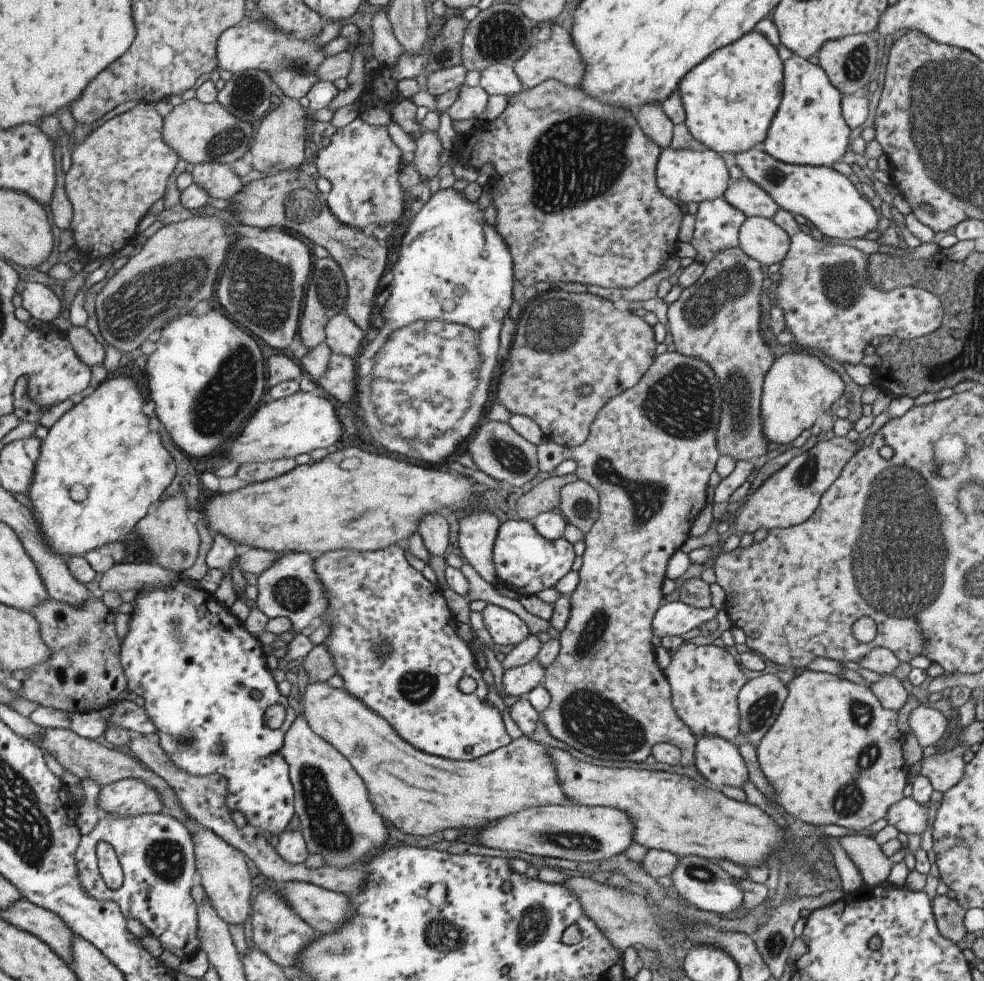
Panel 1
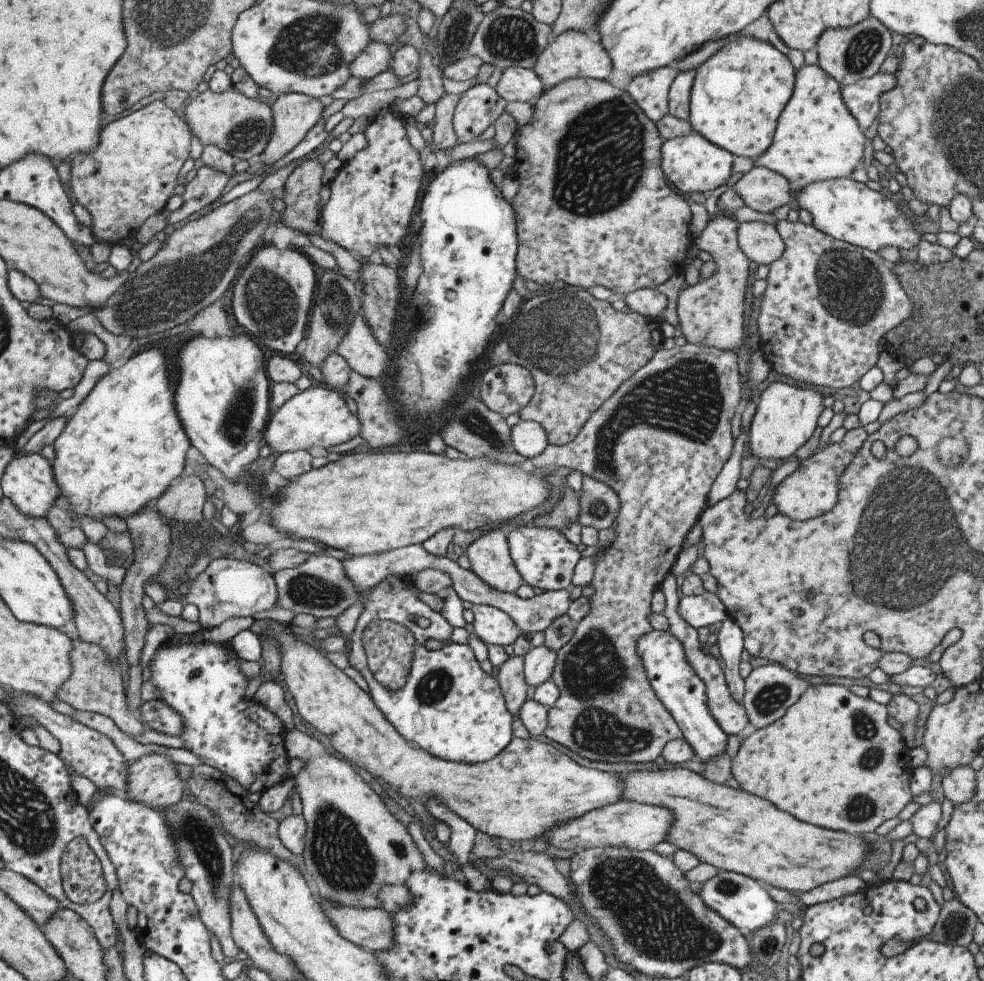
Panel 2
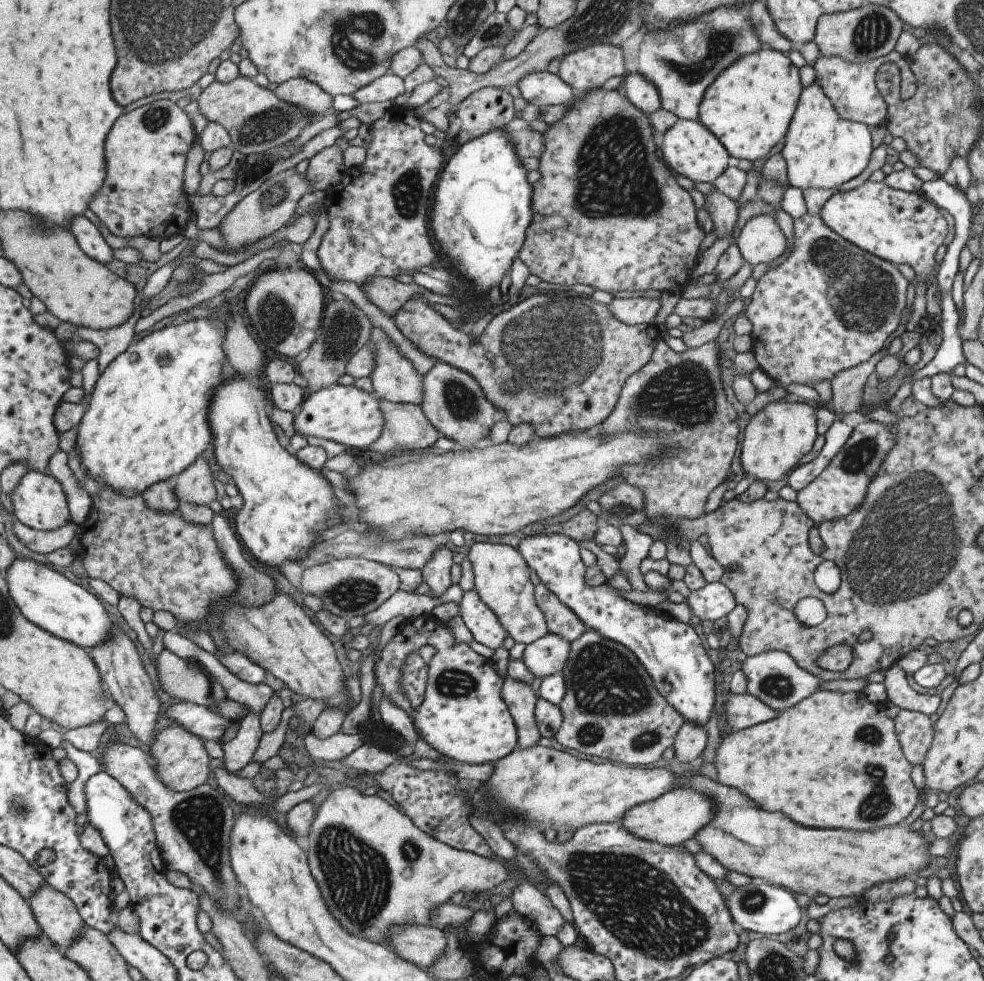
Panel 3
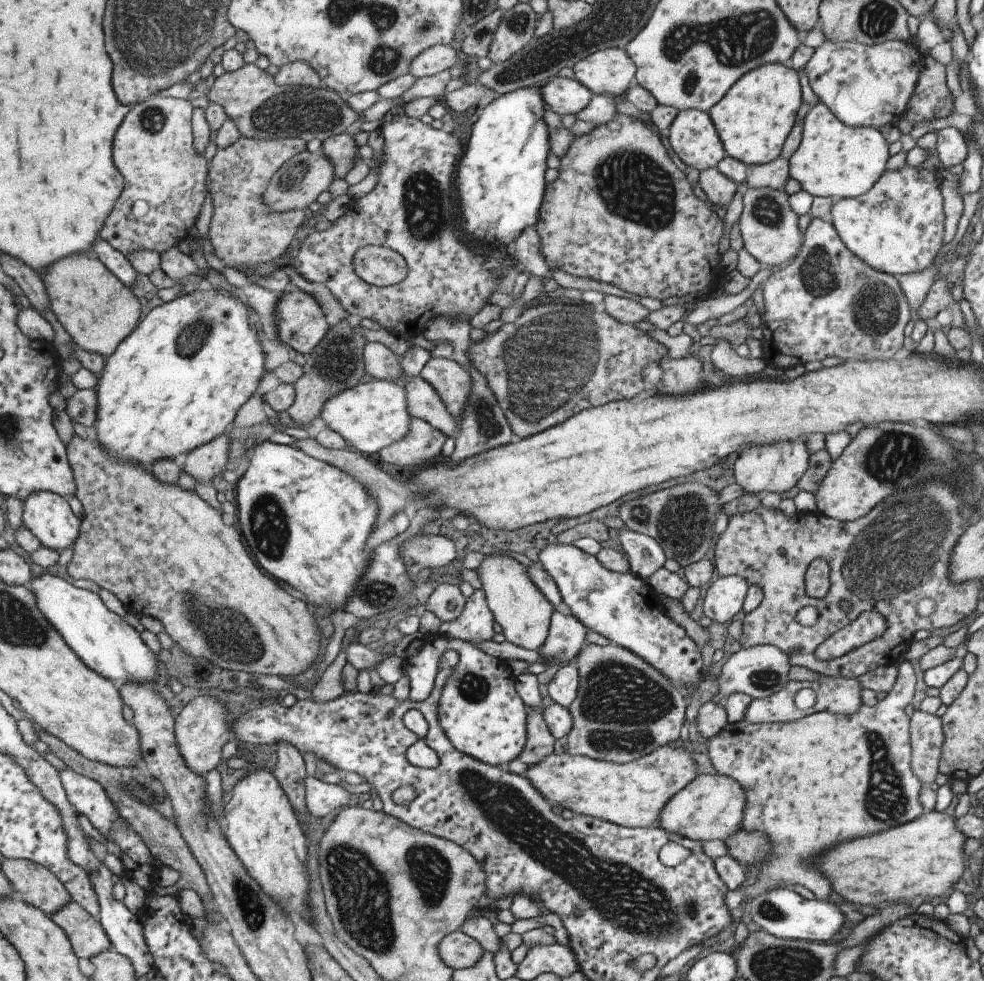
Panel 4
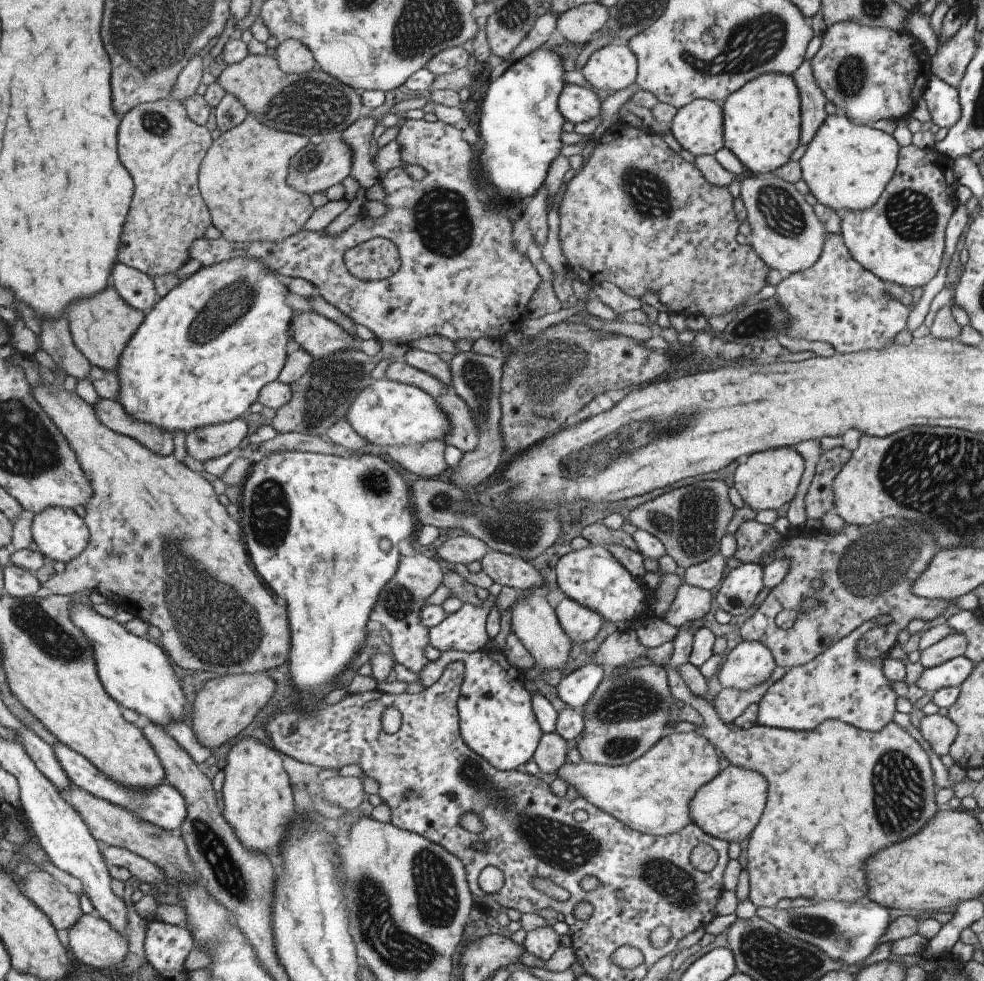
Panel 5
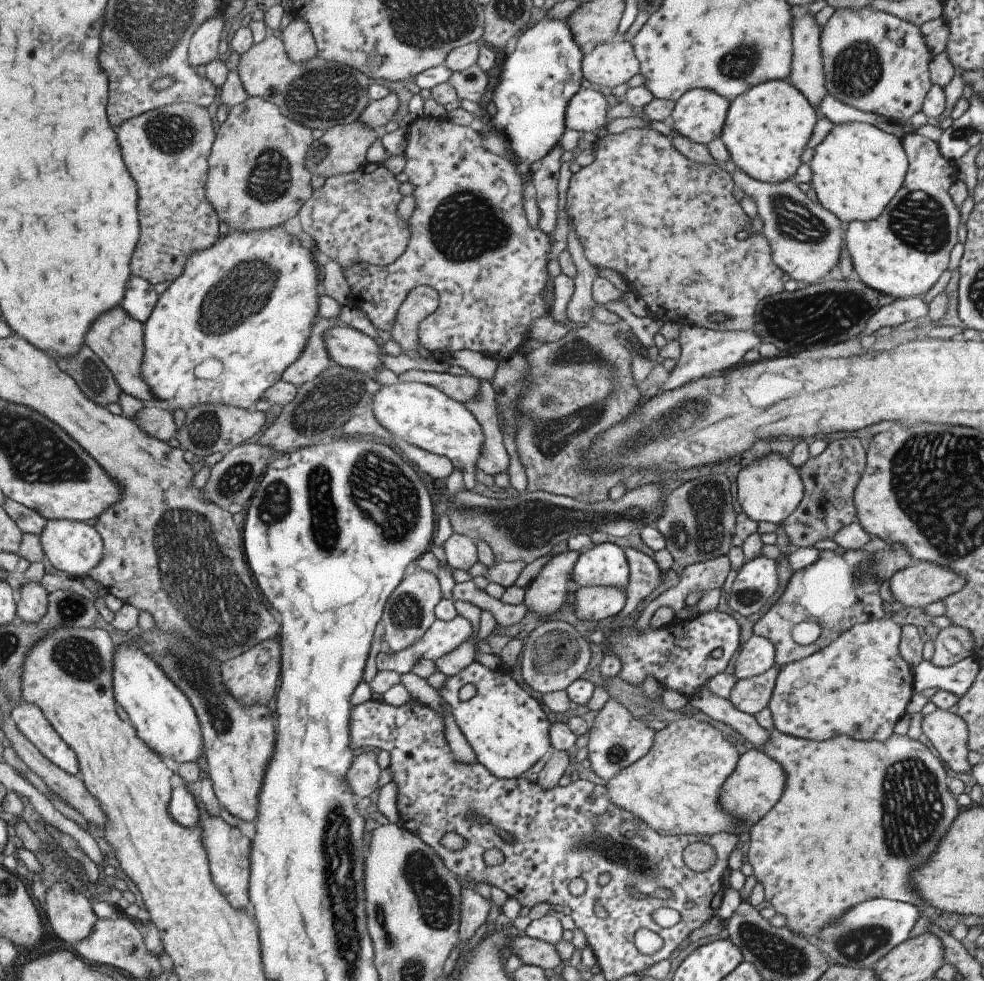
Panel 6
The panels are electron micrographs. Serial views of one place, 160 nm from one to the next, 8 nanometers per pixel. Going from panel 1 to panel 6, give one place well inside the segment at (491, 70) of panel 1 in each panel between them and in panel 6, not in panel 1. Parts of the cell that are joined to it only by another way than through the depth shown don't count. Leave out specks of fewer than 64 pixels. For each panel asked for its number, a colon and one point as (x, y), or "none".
2: (515, 83)
3: (541, 89)
4: (563, 96)
5: (576, 103)
6: (585, 111)

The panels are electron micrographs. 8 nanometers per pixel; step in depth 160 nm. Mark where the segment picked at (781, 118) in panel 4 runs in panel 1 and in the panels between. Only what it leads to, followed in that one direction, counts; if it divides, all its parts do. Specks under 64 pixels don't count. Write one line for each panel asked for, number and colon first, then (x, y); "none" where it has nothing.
1: (728, 100)
2: (736, 95)
3: (747, 107)

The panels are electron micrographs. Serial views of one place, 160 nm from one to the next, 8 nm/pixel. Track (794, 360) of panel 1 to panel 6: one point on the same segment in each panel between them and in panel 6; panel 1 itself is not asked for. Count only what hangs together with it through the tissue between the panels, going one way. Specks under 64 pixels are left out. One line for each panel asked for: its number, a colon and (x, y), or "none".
2: (786, 416)
3: (777, 435)
4: (775, 467)
5: (767, 479)
6: (769, 488)

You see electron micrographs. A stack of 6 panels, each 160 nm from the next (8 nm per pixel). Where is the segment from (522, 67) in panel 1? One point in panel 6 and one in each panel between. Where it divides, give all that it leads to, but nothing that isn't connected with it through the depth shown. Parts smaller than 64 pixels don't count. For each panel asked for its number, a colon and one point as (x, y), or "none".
2: (572, 53)
3: (588, 67)
4: (608, 71)
5: (612, 67)
6: (609, 64)

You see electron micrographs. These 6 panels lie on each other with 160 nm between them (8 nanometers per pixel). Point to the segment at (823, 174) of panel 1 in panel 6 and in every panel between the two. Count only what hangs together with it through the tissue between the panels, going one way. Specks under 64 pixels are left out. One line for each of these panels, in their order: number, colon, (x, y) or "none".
2: (848, 211)
3: (900, 227)
4: (895, 226)
5: (900, 238)
6: (901, 253)

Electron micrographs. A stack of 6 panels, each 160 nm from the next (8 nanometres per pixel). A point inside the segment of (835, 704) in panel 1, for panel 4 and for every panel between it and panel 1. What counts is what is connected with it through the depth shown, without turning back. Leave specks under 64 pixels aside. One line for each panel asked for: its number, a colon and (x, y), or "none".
2: (832, 761)
3: (833, 760)
4: (808, 782)

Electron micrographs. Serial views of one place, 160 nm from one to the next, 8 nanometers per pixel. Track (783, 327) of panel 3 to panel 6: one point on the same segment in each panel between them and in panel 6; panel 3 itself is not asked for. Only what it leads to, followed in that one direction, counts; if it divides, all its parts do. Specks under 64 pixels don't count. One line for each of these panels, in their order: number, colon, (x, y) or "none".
4: (826, 302)
5: (835, 300)
6: (898, 311)

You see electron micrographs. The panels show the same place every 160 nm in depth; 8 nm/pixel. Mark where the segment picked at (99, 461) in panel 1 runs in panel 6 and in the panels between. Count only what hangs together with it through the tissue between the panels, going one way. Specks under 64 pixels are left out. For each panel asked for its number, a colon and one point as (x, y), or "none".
2: (123, 447)
3: (145, 421)
4: (174, 383)
5: (185, 366)
6: (225, 329)

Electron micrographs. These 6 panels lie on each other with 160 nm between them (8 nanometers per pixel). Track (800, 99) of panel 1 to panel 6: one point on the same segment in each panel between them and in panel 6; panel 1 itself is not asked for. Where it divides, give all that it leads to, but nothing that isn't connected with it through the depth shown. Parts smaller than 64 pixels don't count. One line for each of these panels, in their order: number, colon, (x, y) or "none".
2: (816, 138)
3: (821, 150)
4: (833, 160)
5: (845, 166)
6: (855, 170)

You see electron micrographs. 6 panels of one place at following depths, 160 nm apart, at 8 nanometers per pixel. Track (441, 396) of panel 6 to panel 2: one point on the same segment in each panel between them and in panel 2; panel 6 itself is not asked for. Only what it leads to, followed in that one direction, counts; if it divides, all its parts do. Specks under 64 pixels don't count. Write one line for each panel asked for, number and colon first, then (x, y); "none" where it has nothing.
2: (319, 417)
3: (344, 414)
4: (369, 416)
5: (386, 413)

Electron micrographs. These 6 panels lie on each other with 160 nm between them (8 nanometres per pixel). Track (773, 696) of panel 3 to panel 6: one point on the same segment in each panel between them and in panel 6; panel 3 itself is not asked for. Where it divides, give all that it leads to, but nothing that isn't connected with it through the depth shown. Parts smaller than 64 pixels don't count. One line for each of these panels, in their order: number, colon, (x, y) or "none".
4: (760, 671)
5: (749, 664)
6: (756, 655)

